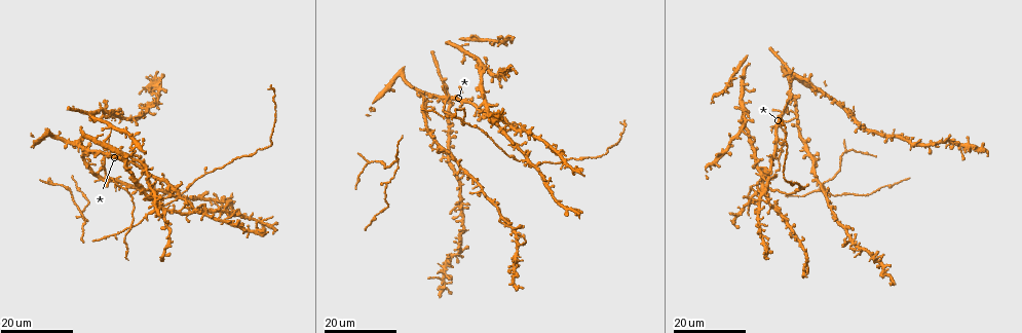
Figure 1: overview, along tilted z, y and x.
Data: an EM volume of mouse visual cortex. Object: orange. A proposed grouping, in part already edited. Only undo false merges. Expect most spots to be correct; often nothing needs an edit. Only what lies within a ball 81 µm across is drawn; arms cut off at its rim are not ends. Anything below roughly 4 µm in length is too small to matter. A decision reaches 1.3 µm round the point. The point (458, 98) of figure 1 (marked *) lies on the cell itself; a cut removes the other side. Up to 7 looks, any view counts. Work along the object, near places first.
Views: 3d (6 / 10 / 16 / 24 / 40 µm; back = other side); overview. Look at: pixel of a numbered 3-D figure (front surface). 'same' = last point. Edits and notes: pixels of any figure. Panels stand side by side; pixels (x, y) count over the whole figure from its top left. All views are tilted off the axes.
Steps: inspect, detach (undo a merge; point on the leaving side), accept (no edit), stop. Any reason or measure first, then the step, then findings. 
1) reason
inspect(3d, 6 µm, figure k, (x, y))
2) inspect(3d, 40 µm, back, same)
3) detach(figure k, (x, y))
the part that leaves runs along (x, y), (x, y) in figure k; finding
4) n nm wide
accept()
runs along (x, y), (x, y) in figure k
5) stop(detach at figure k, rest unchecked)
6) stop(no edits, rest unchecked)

thick turns thin
inspect(3d, 16 µm, figure 1, (206, 172))

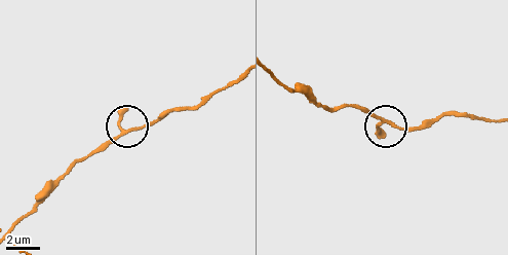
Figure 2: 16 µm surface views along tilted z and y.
inspect(3d, 6 µm, figure 2, (380, 118))

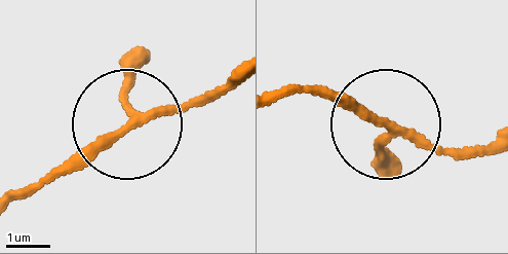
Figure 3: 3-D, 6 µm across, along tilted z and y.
accept()
runs along (282, 98), (333, 97), (474, 153) in figure 3; all the same cell

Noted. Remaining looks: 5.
inspect(3d, 16 µm, figure 1, (442, 280))

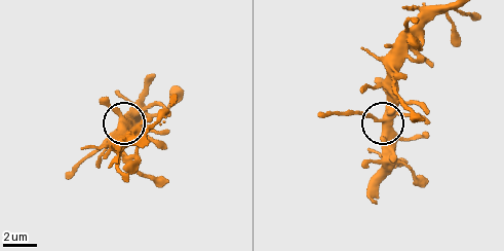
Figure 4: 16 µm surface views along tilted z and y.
inspect(3d, 6 µm, figure 4, (383, 122))

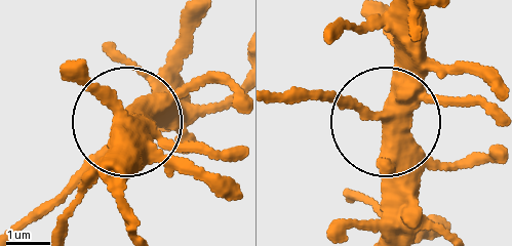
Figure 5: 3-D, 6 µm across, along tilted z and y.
inspect(3d, 6 µm, back, figure 5, (390, 120))

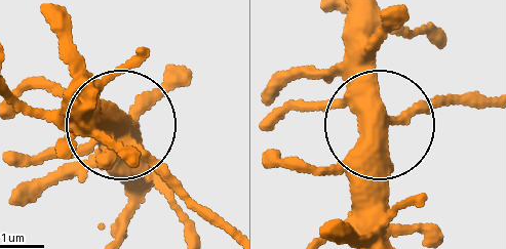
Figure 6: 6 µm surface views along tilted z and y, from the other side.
3 arms
accept()
runs along (351, 12), (351, 91), (364, 115), (392, 122), (468, 94) in figure 6; continuous, no second cell

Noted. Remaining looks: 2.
inspect(3d, 24 µm, figure 1, (83, 222))

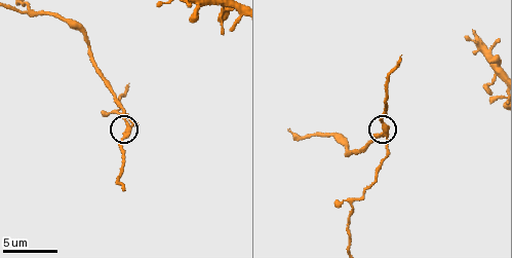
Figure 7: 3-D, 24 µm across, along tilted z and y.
inspect(3d, 6 µm, figure 7, (127, 126))

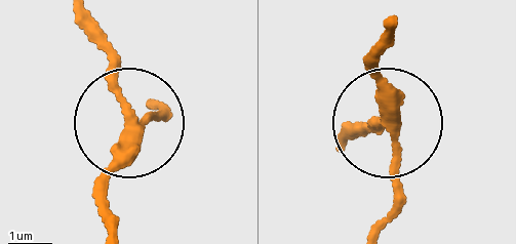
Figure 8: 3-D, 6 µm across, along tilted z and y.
side arm 26 µm
accept()
all the same cell

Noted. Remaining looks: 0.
stop(no edits, rest unchecked)

